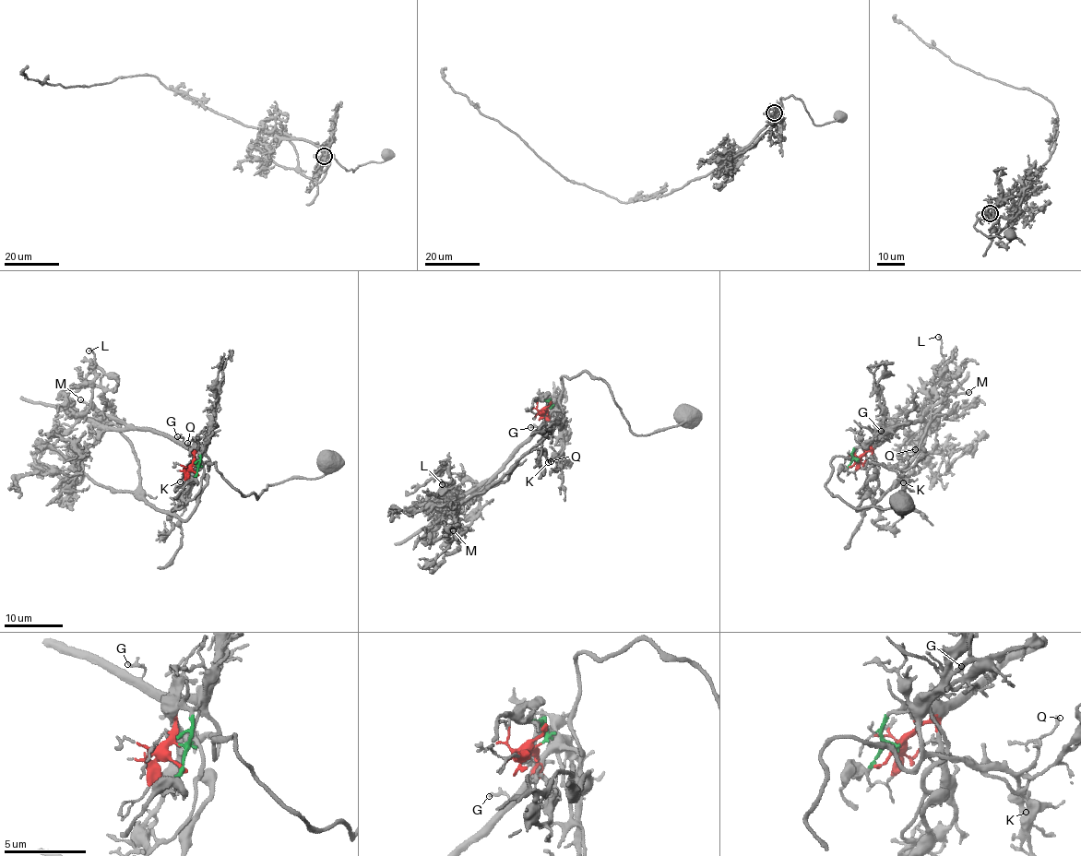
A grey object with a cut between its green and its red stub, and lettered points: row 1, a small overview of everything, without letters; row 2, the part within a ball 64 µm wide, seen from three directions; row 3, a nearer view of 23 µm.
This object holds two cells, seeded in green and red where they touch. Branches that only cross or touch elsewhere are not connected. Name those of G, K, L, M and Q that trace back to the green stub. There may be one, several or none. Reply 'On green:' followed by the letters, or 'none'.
On green: none

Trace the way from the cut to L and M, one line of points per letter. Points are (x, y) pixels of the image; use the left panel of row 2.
L: (195, 466), (194, 455), (185, 445), (162, 434), (126, 426), (98, 410), (92, 400), (95, 355), (89, 350)
M: (195, 466), (194, 455), (185, 445), (162, 434), (126, 426), (80, 399)

